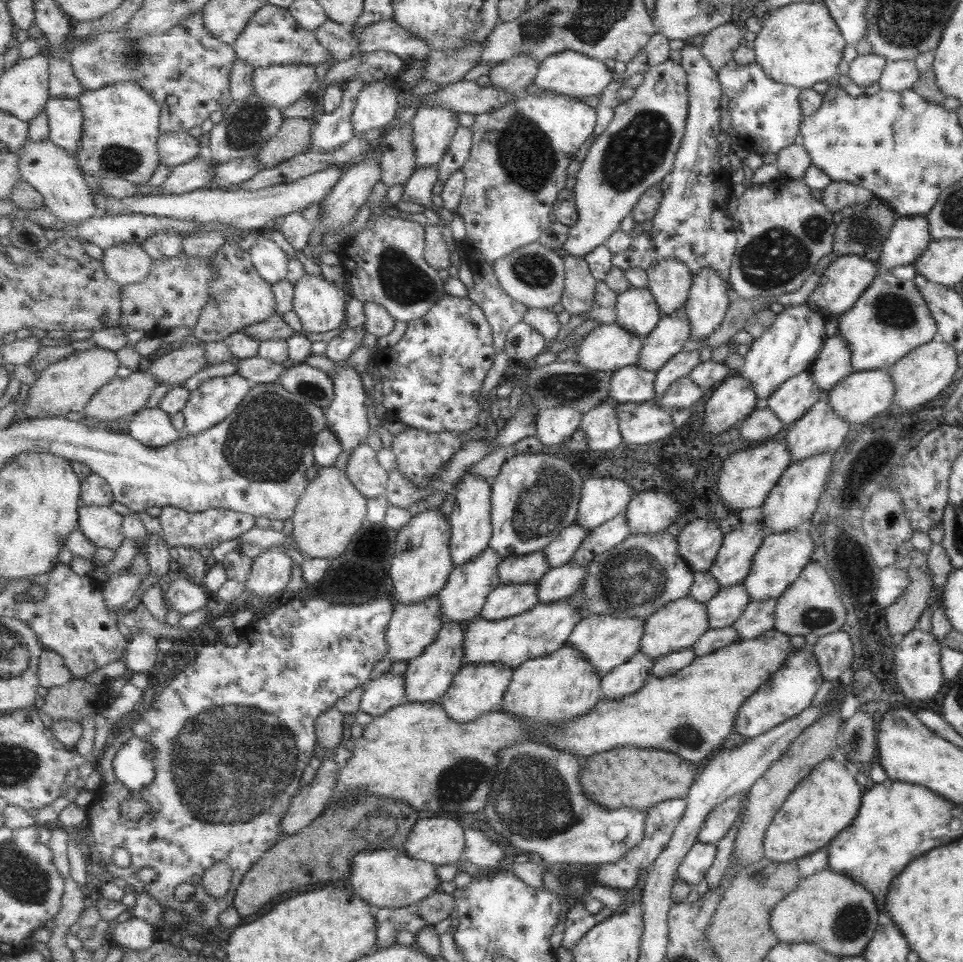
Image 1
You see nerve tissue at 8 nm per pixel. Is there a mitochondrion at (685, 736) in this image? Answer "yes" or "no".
yes

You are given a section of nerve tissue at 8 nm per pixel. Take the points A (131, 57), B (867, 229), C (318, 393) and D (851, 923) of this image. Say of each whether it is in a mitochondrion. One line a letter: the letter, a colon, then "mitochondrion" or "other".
A: mitochondrion
B: mitochondrion
C: mitochondrion
D: mitochondrion

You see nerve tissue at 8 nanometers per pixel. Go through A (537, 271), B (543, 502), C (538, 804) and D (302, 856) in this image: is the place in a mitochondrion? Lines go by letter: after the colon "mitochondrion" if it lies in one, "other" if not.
A: mitochondrion
B: mitochondrion
C: mitochondrion
D: other

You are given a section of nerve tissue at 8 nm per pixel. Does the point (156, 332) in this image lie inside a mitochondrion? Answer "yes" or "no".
no

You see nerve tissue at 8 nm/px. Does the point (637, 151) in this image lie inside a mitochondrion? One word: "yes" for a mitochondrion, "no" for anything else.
yes

